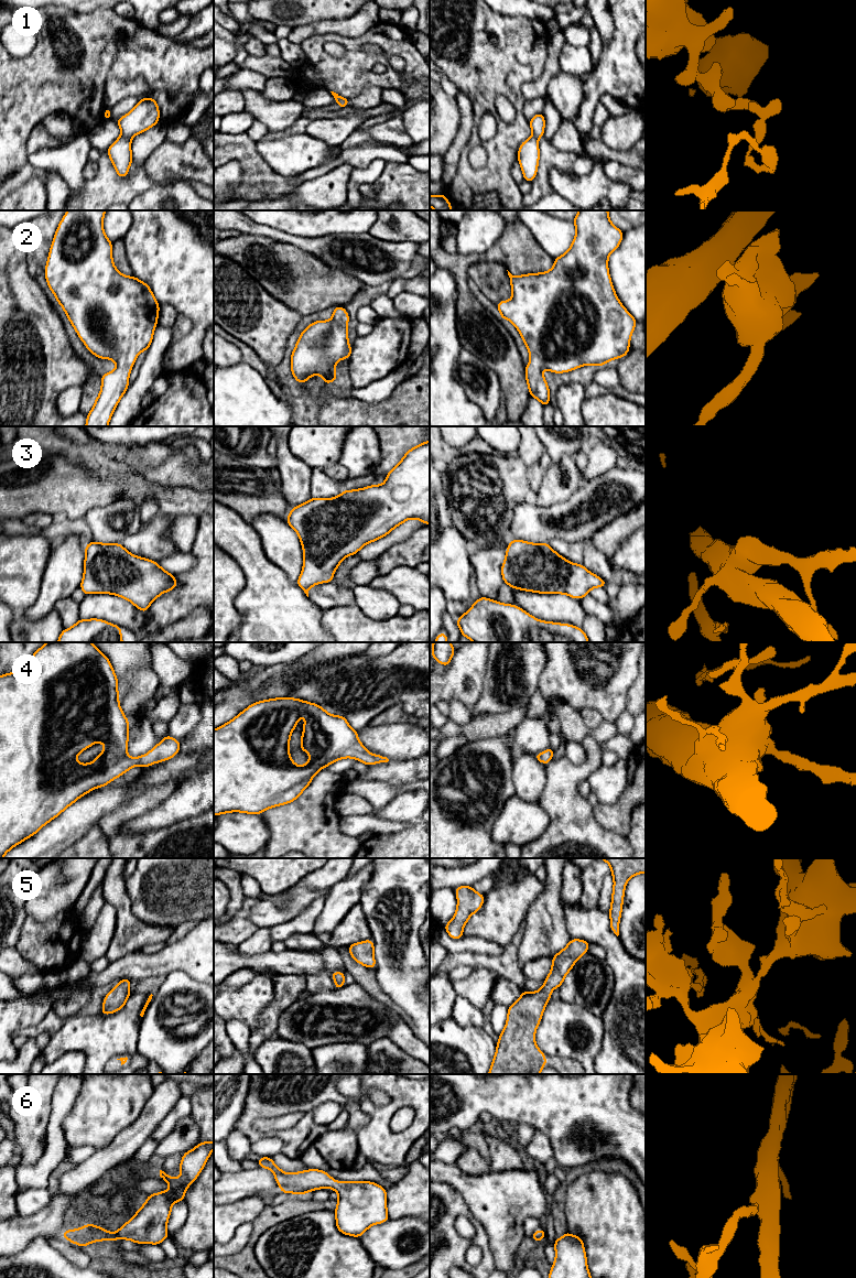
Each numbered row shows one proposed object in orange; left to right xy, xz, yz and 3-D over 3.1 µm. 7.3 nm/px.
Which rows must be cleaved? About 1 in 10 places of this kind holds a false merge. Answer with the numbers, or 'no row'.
1

